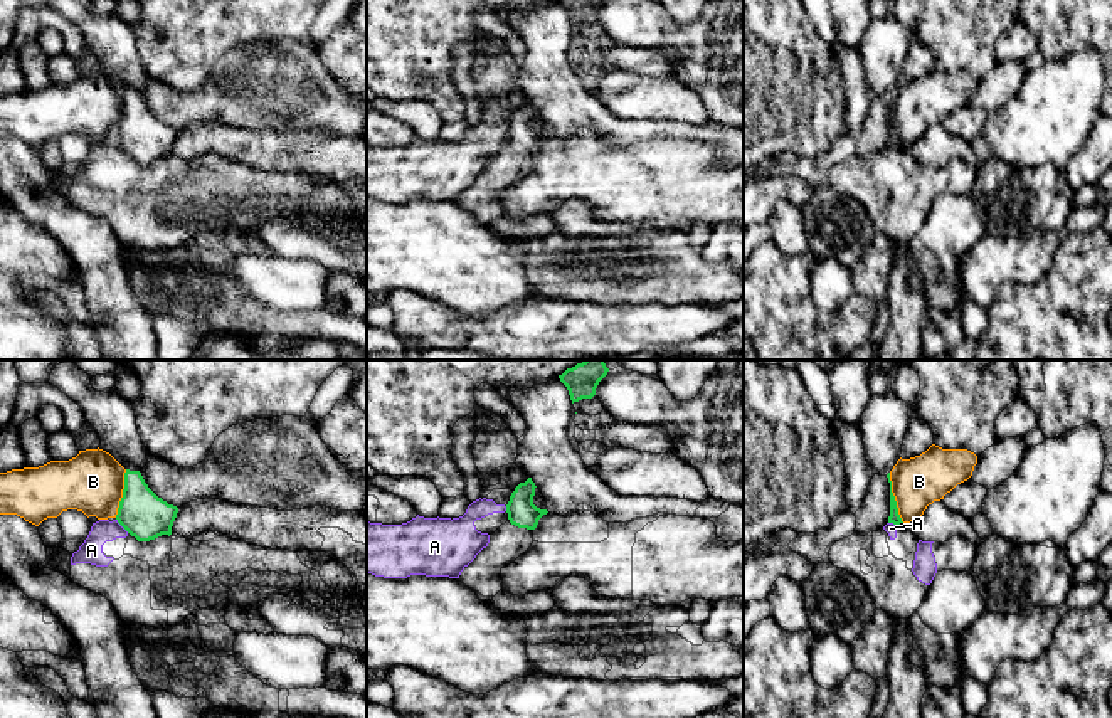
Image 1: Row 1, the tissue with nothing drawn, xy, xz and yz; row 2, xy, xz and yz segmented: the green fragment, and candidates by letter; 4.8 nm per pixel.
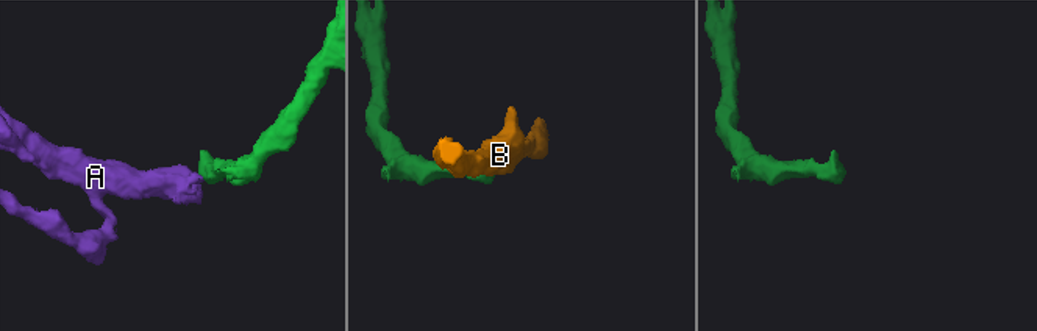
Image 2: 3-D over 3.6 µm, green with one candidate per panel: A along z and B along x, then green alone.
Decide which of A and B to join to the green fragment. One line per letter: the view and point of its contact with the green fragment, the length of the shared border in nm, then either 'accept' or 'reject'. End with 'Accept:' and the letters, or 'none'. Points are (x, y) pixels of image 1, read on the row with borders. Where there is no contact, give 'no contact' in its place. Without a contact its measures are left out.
A: meets green in xy at (121, 525); contact 90 nm long; reject
B: meets green in yz at (894, 498); contact 260 nm long; reject
Accept: none

